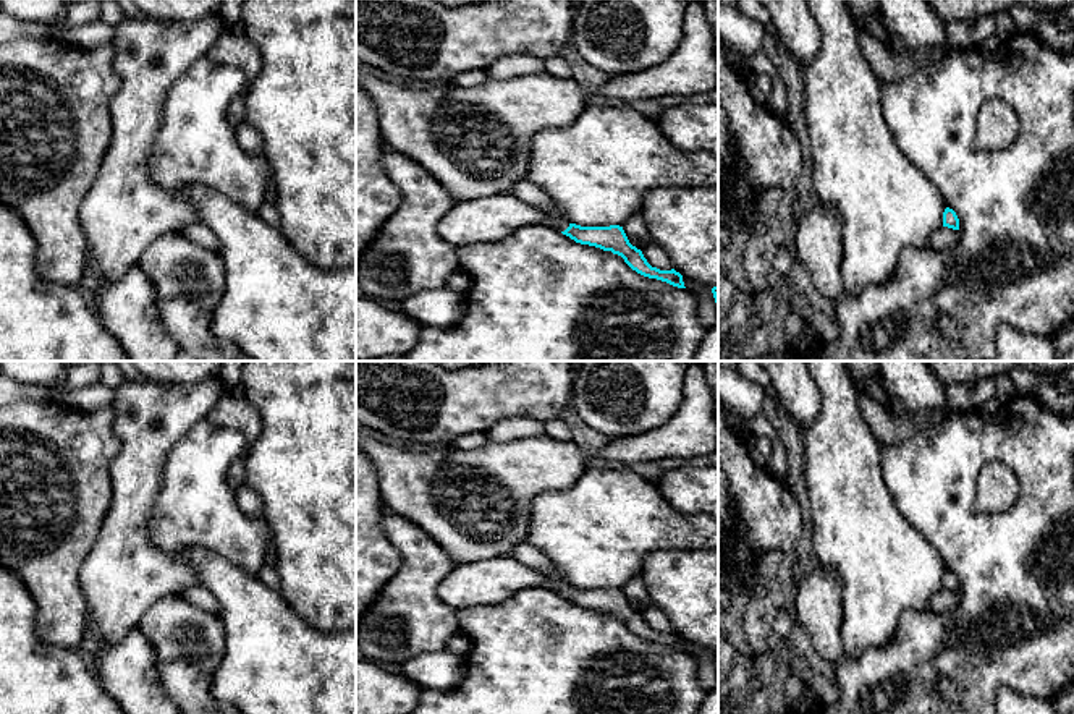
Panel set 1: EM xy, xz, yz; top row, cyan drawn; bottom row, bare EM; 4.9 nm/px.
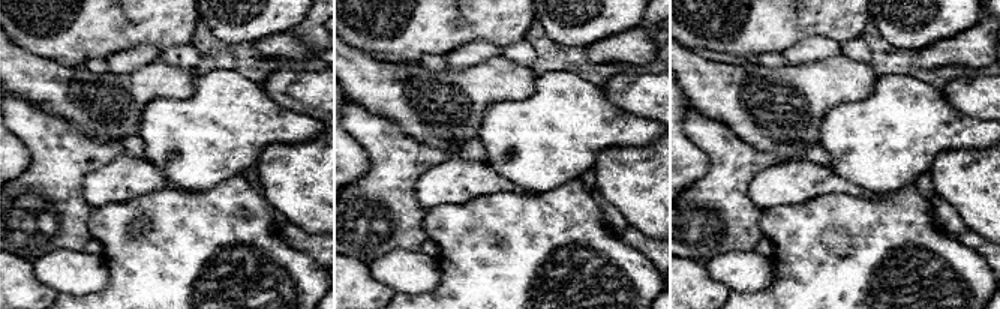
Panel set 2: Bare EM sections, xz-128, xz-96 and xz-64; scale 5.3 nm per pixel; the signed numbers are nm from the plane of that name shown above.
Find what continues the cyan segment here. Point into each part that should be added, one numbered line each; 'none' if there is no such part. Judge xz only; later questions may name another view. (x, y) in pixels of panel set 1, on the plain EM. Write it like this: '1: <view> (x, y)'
1: xz (489, 582)

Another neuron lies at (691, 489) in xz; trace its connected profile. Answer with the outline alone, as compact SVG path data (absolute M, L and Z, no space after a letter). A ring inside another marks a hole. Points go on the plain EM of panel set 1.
M718 465L681 466L665 473L655 484L681 513L705 513L718 523Z

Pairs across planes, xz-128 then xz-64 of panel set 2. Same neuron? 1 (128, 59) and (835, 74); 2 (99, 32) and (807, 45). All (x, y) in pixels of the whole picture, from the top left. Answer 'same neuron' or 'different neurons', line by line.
1: different neurons
2: different neurons

